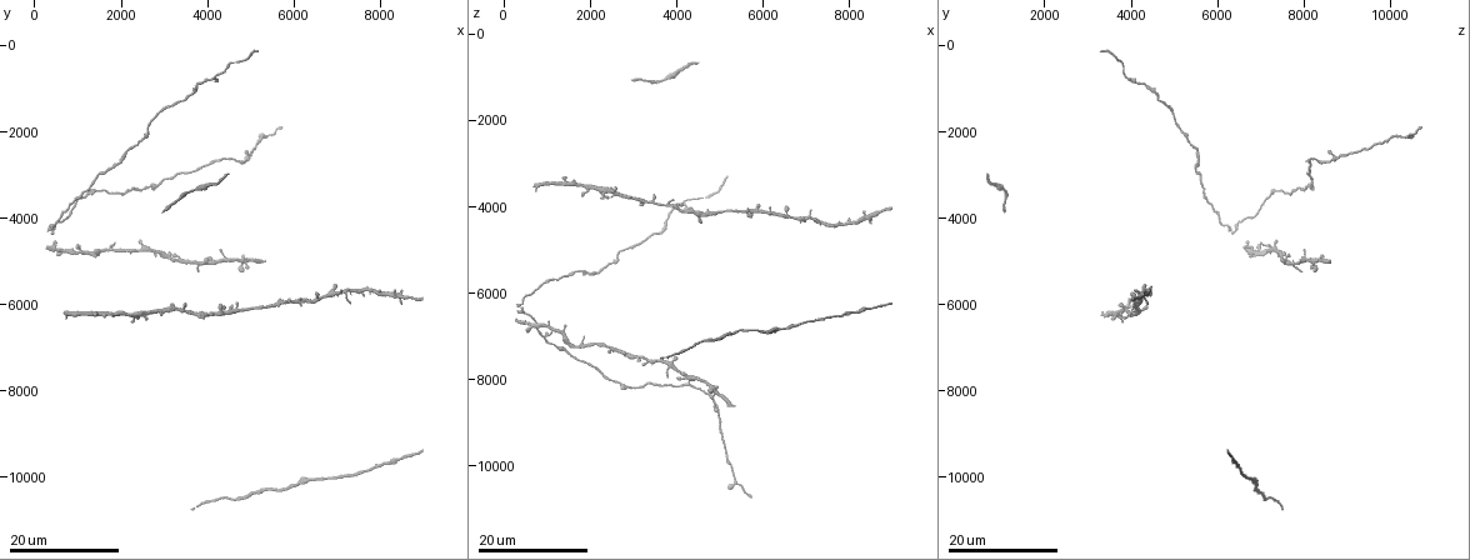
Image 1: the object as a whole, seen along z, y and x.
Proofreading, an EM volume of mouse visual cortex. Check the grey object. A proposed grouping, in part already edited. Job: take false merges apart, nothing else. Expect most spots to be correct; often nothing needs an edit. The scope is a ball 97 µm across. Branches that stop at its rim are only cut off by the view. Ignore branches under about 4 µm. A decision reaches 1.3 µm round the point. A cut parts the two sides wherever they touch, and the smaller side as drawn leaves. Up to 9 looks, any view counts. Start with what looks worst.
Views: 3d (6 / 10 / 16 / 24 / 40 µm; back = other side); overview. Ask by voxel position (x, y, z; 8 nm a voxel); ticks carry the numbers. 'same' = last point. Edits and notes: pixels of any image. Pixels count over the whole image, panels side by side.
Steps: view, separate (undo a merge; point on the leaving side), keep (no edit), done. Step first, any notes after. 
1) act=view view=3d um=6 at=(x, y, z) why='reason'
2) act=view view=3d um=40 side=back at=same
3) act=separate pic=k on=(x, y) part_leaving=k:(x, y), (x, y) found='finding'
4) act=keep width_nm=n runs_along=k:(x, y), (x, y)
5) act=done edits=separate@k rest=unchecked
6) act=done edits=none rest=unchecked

act=view view=3d um=16 at=(8500, 5850, 4300) why='looks like a crossing'

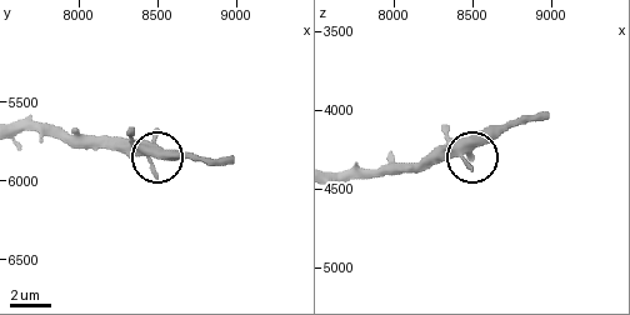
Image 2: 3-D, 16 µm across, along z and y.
act=view view=3d um=10 at=same

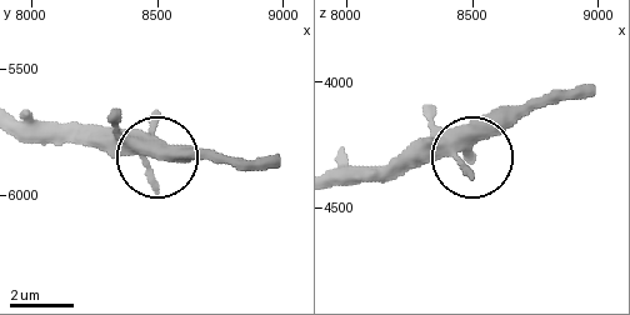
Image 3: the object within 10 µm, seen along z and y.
act=keep side_arm_um=5 found='continuous, no second cell'

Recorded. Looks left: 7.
act=view view=3d um=16 at=(3450, 6150, 3900) why='three-way junction'

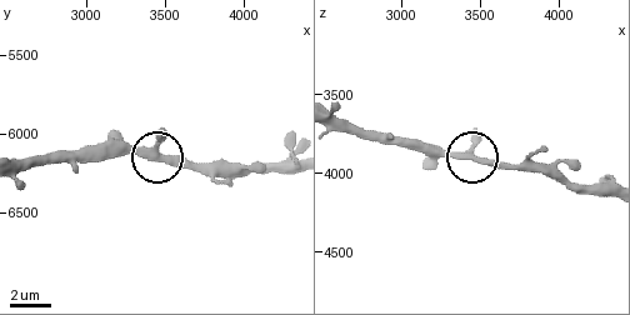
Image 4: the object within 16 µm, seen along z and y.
act=view view=3d um=6 at=(3500, 6140, 3920)

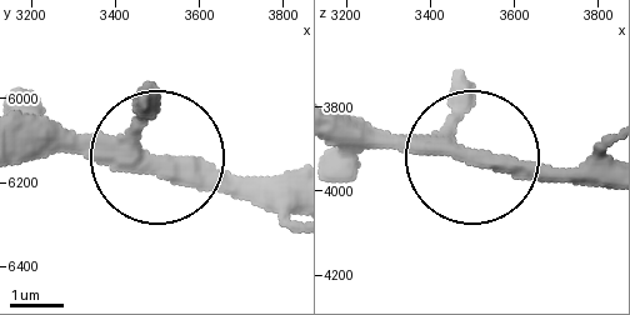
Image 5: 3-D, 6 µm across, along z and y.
act=view view=3d um=6 side=back at=(3500, 6150, 3910)

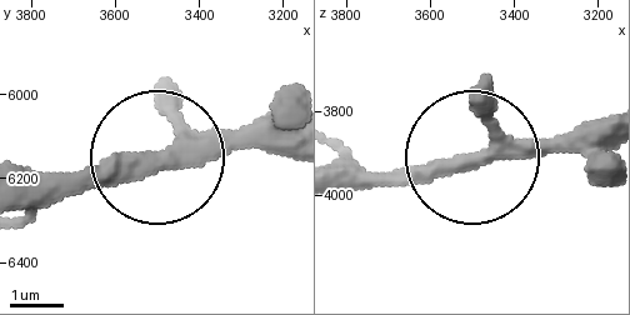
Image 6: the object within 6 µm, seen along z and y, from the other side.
act=keep side_arm_um=128 arms=3 found='continuous, no second cell'

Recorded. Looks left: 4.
act=view view=3d um=24 at=(1350, 4750, 6950) why='a fork'

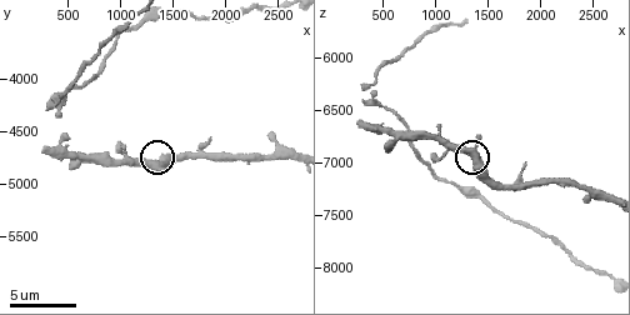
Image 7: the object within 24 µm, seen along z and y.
act=view view=3d um=10 at=(1320, 4820, 6920) why='closer look'

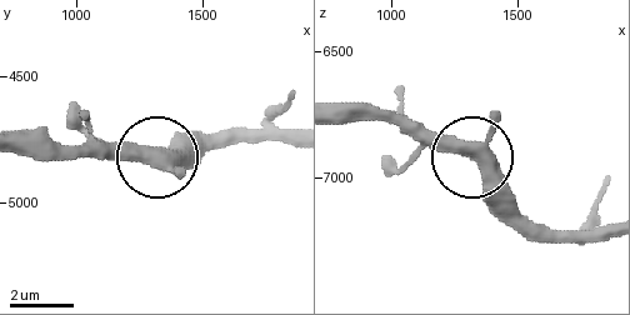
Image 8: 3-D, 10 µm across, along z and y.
act=keep arms=3 found='one cell here'

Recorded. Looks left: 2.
act=view view=3d um=24 at=(2500, 6150, 3550)

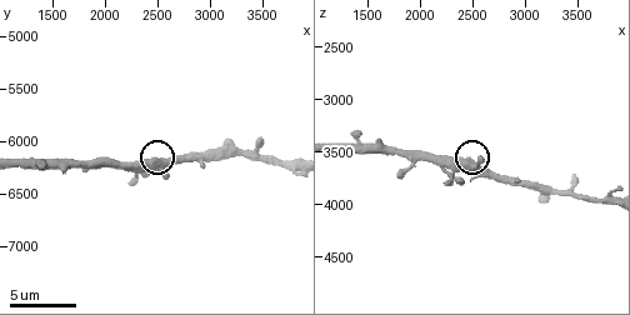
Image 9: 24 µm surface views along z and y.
act=view view=3d um=10 at=(2460, 6180, 3560)

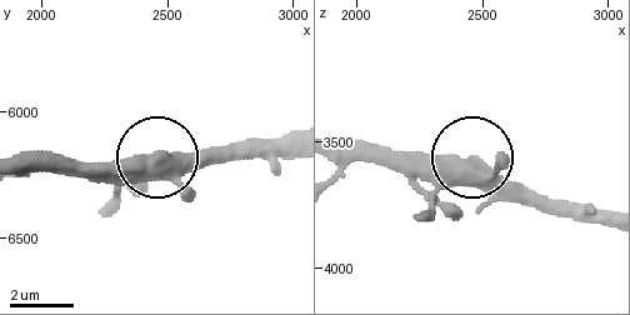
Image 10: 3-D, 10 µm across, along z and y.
act=keep runs_along=10:(605, 224), (564, 218), (524, 199), (468, 154), (374, 148) found='all the same cell'

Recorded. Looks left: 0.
act=done edits=none rest=unchecked

